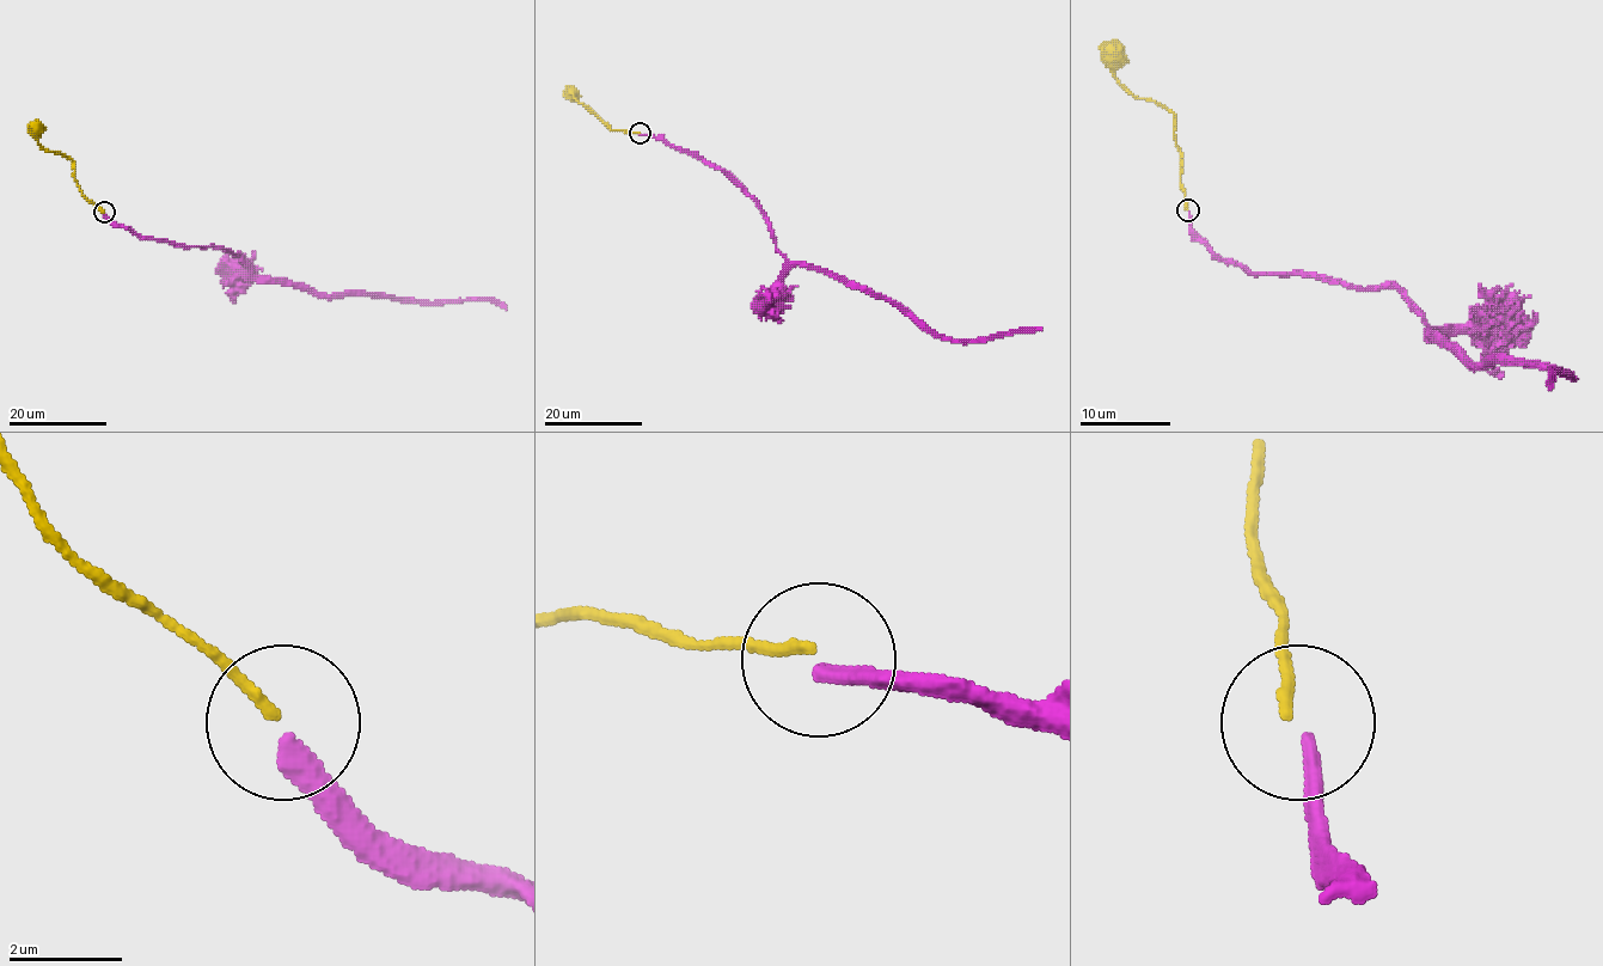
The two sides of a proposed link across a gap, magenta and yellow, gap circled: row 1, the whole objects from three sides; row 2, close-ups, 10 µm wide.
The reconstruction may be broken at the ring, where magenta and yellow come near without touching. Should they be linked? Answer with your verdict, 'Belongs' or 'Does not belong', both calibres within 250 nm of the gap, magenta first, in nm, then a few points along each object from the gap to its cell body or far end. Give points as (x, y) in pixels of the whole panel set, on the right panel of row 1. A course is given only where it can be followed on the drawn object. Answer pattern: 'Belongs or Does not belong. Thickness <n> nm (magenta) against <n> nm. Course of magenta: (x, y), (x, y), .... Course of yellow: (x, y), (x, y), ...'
Does not belong. Thickness 360 nm (magenta) against 200 nm. Course of magenta: (1189, 212), (1223, 261), (1395, 288), (1464, 362), (1571, 377), (1555, 372), (1551, 390). Course of yellow: (1187, 209), (1173, 114), (1152, 101), (1132, 96), (1114, 78), (1112, 55)

